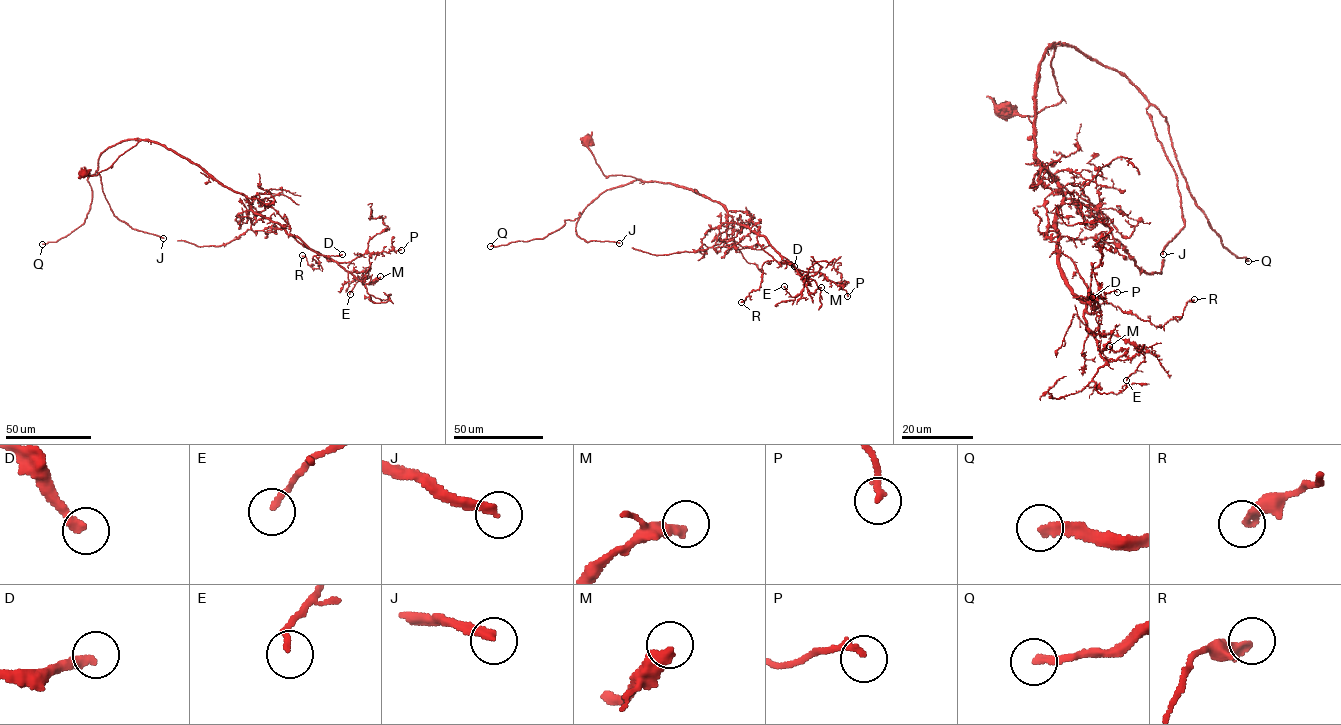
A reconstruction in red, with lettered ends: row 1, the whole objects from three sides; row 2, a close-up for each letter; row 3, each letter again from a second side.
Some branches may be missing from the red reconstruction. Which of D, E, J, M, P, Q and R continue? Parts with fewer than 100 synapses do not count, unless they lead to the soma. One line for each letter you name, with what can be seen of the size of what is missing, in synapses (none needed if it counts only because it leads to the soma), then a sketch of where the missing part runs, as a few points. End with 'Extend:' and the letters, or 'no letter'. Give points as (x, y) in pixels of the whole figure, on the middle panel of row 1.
D: about 120 synapses; missing branch runs (794, 266), (801, 279), (823, 292), (831, 305), (839, 310), (848, 308)
Q: about 450 synapses
Extend: D, Q

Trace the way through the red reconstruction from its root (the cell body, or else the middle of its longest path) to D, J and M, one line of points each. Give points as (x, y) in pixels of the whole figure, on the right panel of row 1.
D: (1005, 110), (1059, 103), (1055, 47), (1037, 66), (1033, 151), (1064, 197), (1057, 265), (1074, 295), (1092, 297)
J: (1005, 110), (1033, 115), (1059, 103), (1054, 43), (1130, 81), (1148, 103), (1180, 196), (1184, 226), (1163, 254)
M: (1005, 110), (1059, 103), (1055, 47), (1033, 153), (1064, 197), (1057, 265), (1103, 357), (1126, 351), (1109, 346)

